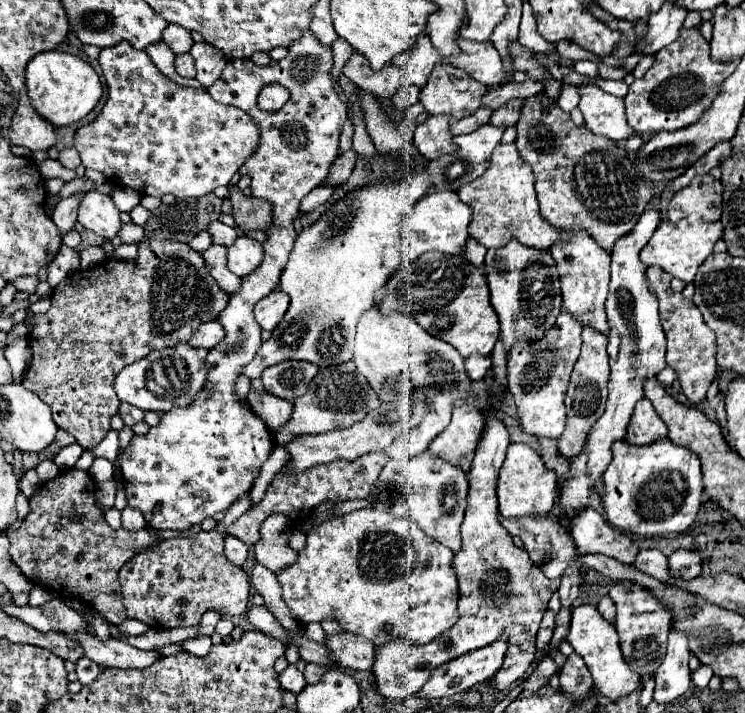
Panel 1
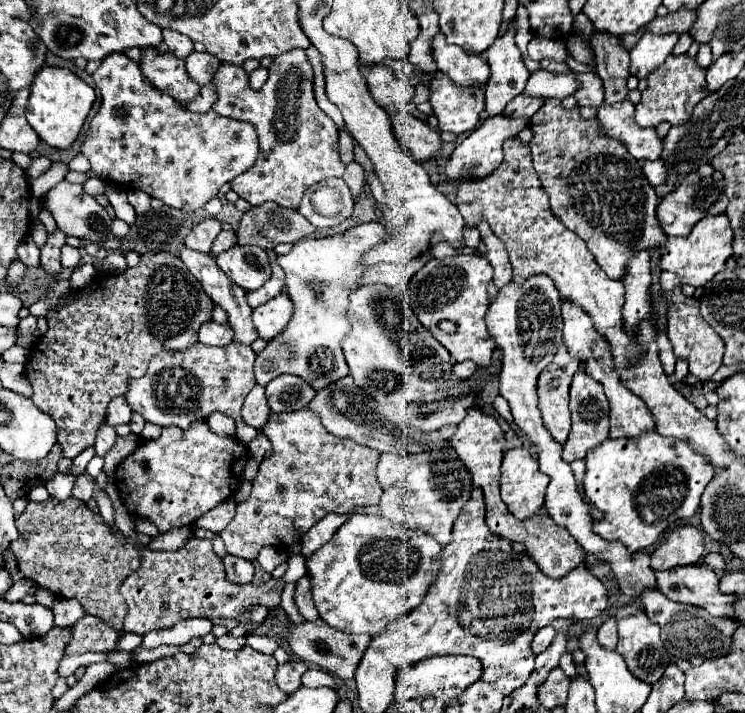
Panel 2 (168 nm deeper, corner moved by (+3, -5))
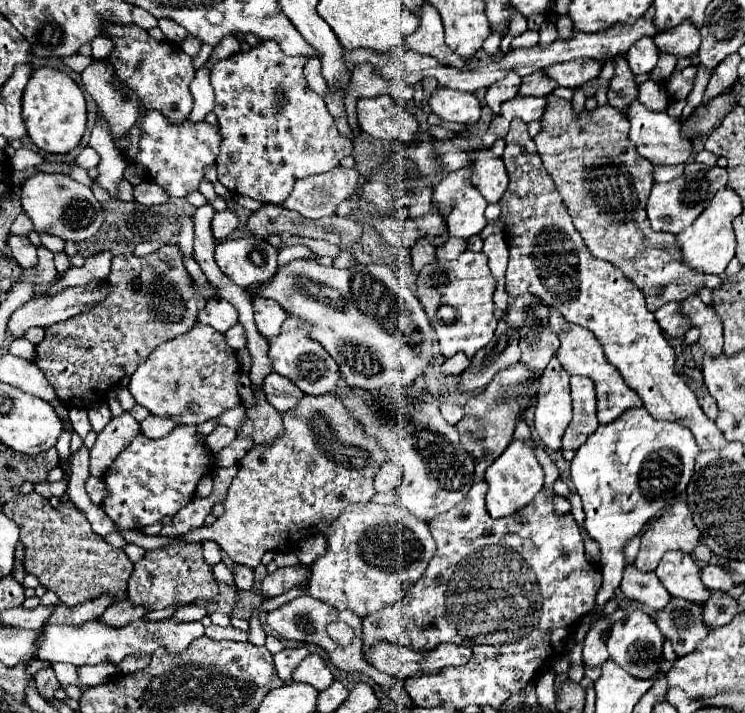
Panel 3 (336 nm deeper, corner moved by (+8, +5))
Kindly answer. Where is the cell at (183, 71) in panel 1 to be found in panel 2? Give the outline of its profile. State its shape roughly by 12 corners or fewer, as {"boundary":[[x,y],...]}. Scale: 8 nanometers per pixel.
{"boundary":[[146,47],[140,67],[150,83],[180,103],[200,87],[184,59]]}

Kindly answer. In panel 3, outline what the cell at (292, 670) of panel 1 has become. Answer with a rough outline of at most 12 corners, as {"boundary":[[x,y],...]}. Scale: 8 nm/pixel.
{"boundary":[[307,647],[273,655],[277,675],[287,683],[293,669],[309,655]]}

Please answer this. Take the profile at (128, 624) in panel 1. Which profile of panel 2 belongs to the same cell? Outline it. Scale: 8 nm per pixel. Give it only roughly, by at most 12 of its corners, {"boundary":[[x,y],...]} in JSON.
{"boundary":[[184,619],[142,635],[144,649],[184,645],[212,631],[210,619]]}

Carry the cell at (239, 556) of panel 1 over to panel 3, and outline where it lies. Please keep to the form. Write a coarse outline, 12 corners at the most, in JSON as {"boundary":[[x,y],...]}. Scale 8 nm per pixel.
{"boundary":[[235,567],[235,585],[251,591],[255,585],[253,569]]}

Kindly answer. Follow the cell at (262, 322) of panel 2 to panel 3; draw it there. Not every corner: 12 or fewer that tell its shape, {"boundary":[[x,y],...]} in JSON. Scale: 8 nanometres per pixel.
{"boundary":[[253,299],[257,331],[269,339],[287,313],[273,299]]}

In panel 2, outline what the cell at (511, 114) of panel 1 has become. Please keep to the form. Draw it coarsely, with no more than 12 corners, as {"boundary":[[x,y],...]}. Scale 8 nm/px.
{"boundary":[[522,93],[506,105],[504,115],[530,119],[544,99]]}

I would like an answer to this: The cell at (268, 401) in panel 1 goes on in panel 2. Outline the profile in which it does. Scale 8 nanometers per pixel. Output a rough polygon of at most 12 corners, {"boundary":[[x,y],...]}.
{"boundary":[[310,409],[270,413],[274,451],[220,533],[254,561],[326,513],[380,501],[378,451]]}

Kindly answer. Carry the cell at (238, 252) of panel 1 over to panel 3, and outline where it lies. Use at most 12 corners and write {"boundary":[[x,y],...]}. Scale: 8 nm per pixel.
{"boundary":[[263,237],[229,239],[215,261],[239,287],[269,281],[279,251]]}

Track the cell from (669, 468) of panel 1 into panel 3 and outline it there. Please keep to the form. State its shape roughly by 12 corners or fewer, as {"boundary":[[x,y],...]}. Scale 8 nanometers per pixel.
{"boundary":[[645,407],[599,425],[571,479],[615,595],[623,547],[691,481],[691,431]]}

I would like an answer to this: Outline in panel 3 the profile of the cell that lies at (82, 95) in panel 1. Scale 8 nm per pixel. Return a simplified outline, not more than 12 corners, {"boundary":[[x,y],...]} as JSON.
{"boundary":[[37,69],[23,93],[29,139],[63,155],[85,133],[83,91]]}

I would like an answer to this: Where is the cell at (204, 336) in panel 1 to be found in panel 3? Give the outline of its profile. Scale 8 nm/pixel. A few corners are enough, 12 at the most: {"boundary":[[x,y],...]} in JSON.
{"boundary":[[221,297],[207,301],[199,321],[225,333],[237,309]]}

